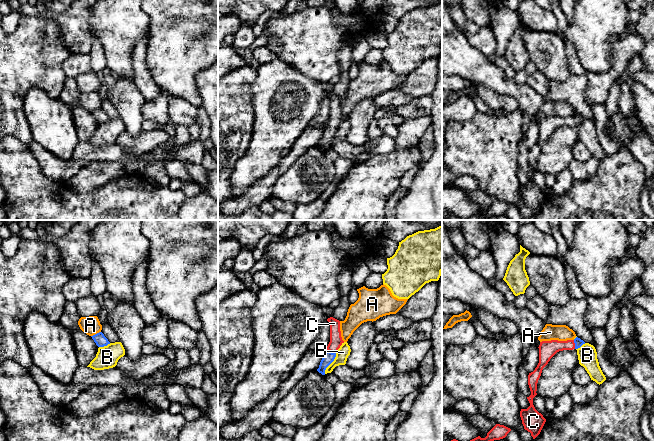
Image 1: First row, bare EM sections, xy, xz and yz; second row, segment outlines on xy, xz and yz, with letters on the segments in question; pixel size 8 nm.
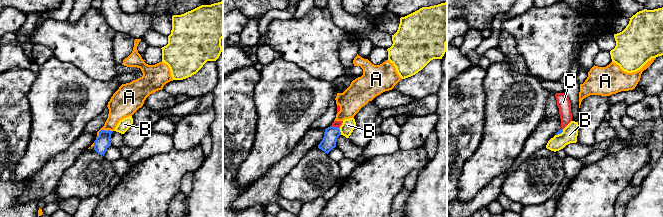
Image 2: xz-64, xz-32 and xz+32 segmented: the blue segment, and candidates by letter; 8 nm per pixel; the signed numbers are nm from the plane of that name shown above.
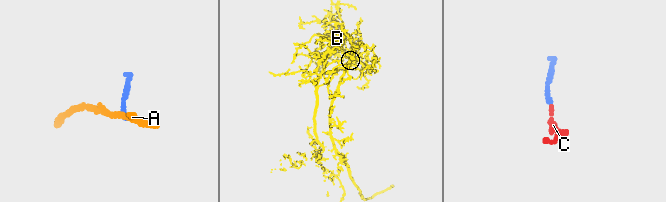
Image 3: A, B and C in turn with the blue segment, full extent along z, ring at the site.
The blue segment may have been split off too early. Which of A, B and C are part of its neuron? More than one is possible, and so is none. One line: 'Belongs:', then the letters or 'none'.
Belongs: C

